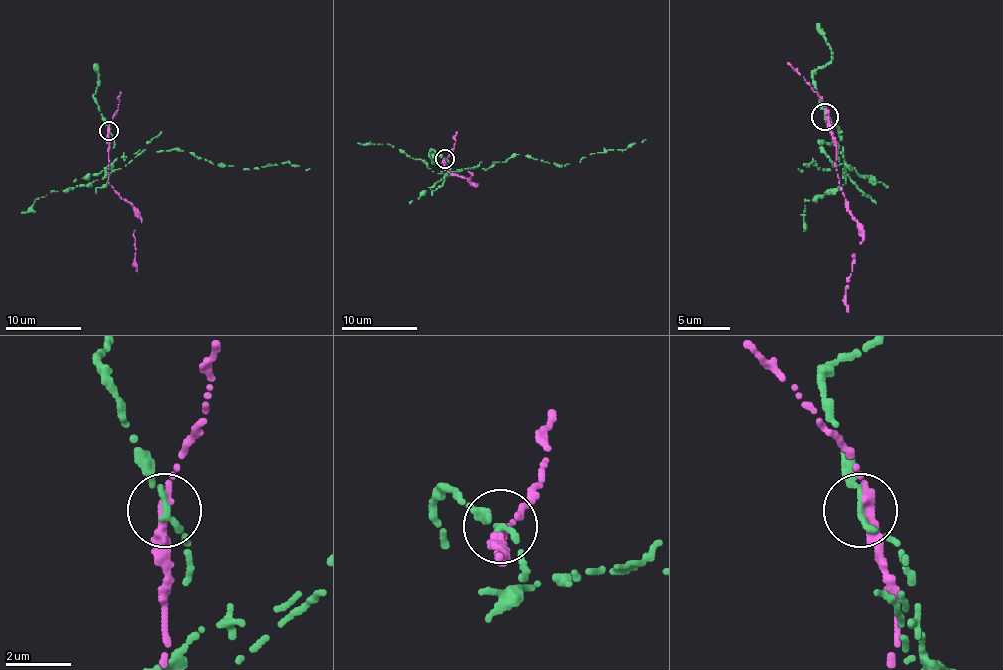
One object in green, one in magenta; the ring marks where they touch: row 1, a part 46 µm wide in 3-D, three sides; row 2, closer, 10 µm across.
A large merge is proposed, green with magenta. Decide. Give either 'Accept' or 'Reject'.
Reject

